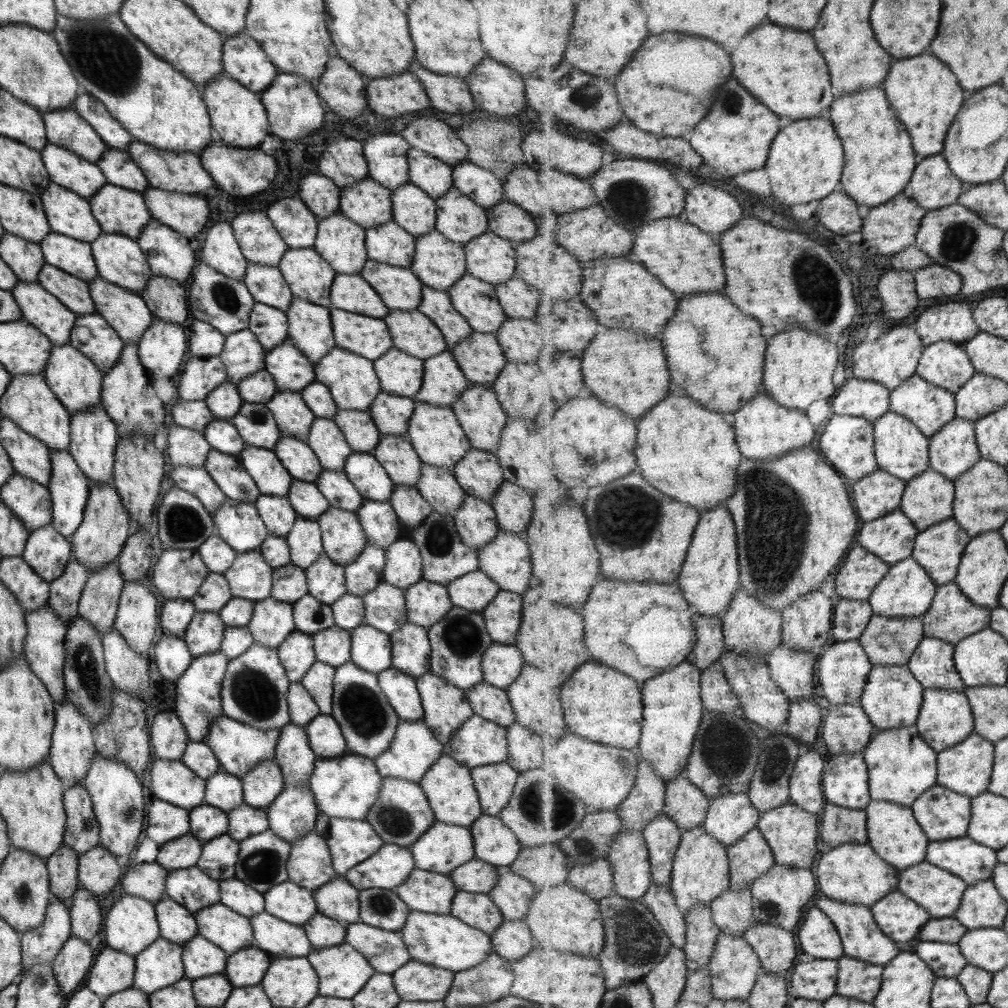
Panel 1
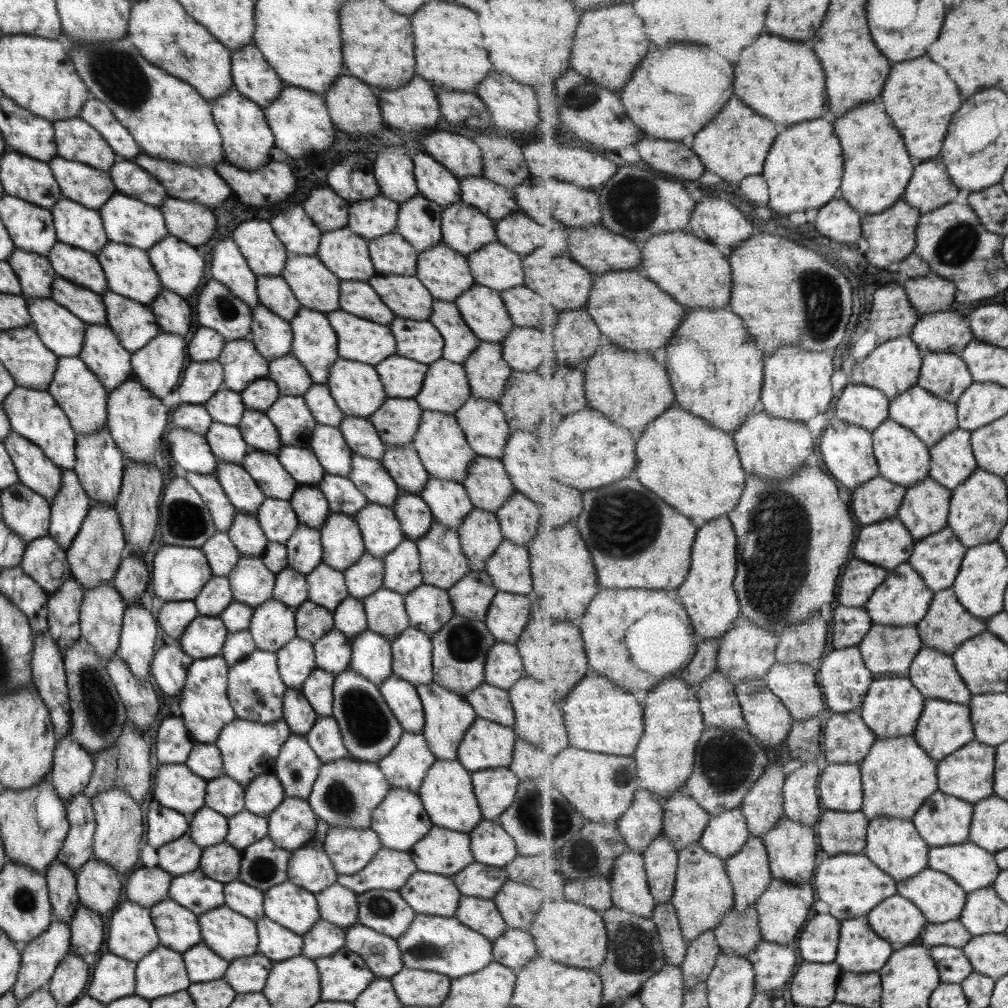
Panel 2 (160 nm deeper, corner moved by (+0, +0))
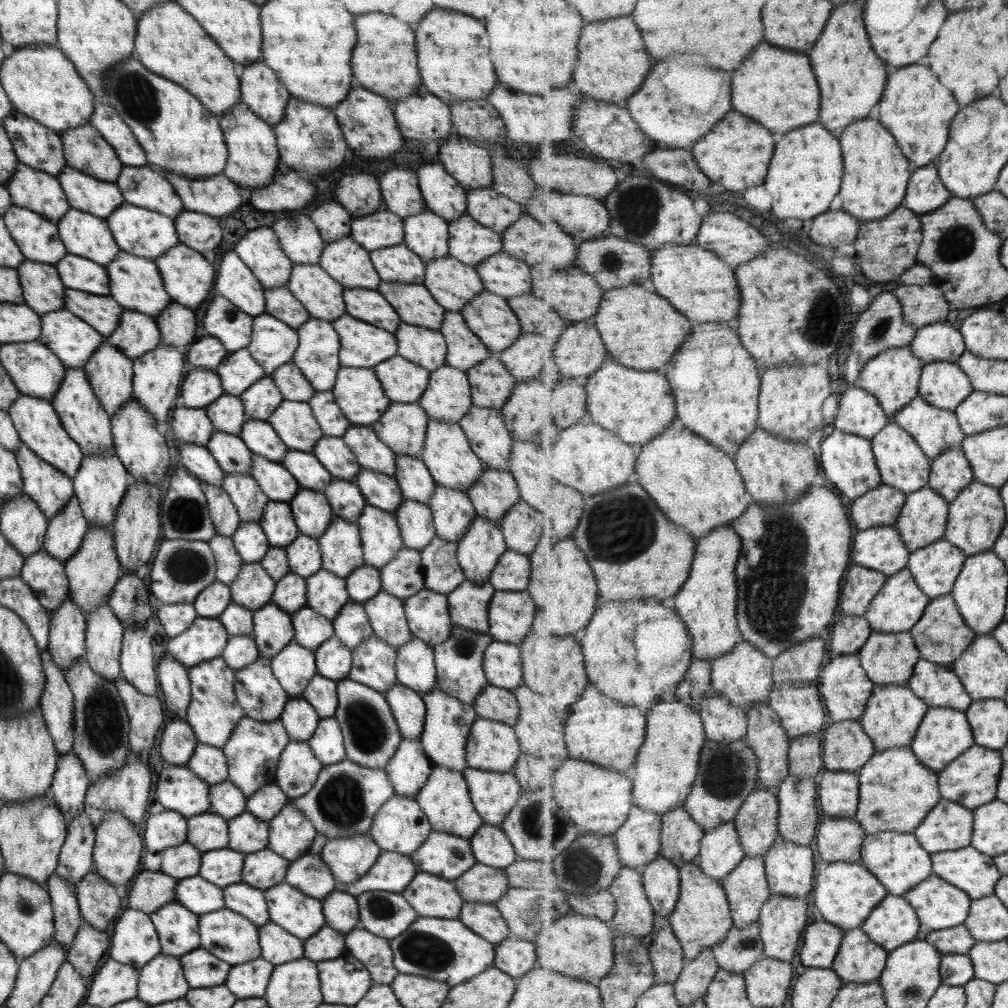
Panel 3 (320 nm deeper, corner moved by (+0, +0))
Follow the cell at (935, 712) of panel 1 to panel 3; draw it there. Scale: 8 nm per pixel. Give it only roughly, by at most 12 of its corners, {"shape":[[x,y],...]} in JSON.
{"shape":[[929,707],[910,747],[940,774],[975,743],[966,711]]}

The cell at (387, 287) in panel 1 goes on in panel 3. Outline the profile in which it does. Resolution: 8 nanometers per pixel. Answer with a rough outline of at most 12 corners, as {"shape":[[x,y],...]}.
{"shape":[[381,282],[400,323],[439,331],[444,309],[421,284]]}

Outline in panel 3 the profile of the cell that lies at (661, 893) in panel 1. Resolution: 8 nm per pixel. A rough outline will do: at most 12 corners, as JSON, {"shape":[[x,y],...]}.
{"shape":[[656,915],[650,943],[656,984],[674,984],[686,958],[669,917]]}

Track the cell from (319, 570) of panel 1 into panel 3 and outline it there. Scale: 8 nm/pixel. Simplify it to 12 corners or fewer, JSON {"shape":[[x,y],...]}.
{"shape":[[327,570],[305,578],[306,607],[332,621],[350,601]]}

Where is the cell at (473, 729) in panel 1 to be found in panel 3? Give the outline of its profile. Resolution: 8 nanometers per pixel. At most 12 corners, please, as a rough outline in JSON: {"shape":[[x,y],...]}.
{"shape":[[478,716],[466,768],[510,773],[521,753],[512,727]]}

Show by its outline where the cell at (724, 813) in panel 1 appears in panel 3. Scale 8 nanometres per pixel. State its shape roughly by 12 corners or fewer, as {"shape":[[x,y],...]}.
{"shape":[[734,821],[709,830],[694,862],[722,882],[746,857]]}

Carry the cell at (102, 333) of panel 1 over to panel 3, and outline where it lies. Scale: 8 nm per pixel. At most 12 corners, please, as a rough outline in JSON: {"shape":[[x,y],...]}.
{"shape":[[103,338],[83,367],[107,416],[132,398],[132,362]]}

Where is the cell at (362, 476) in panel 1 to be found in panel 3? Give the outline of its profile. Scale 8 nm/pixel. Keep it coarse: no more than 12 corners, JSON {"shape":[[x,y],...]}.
{"shape":[[360,468],[353,483],[366,504],[393,513],[402,503],[394,477]]}

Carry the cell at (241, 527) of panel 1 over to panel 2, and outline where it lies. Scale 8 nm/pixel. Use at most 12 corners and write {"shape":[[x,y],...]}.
{"shape":[[238,511],[226,533],[241,557],[268,543],[257,519]]}

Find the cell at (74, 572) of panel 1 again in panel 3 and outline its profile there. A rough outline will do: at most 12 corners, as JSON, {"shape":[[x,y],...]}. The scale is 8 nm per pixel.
{"shape":[[68,598],[48,614],[53,664],[84,654],[84,613]]}

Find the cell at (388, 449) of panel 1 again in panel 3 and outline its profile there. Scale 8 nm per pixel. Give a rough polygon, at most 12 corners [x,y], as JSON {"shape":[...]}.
{"shape":[[396,455],[404,500],[427,504],[436,484],[420,459]]}

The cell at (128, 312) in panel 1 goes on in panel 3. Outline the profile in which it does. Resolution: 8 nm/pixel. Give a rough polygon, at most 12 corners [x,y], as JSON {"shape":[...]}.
{"shape":[[121,310],[107,343],[129,361],[159,342],[154,318]]}

